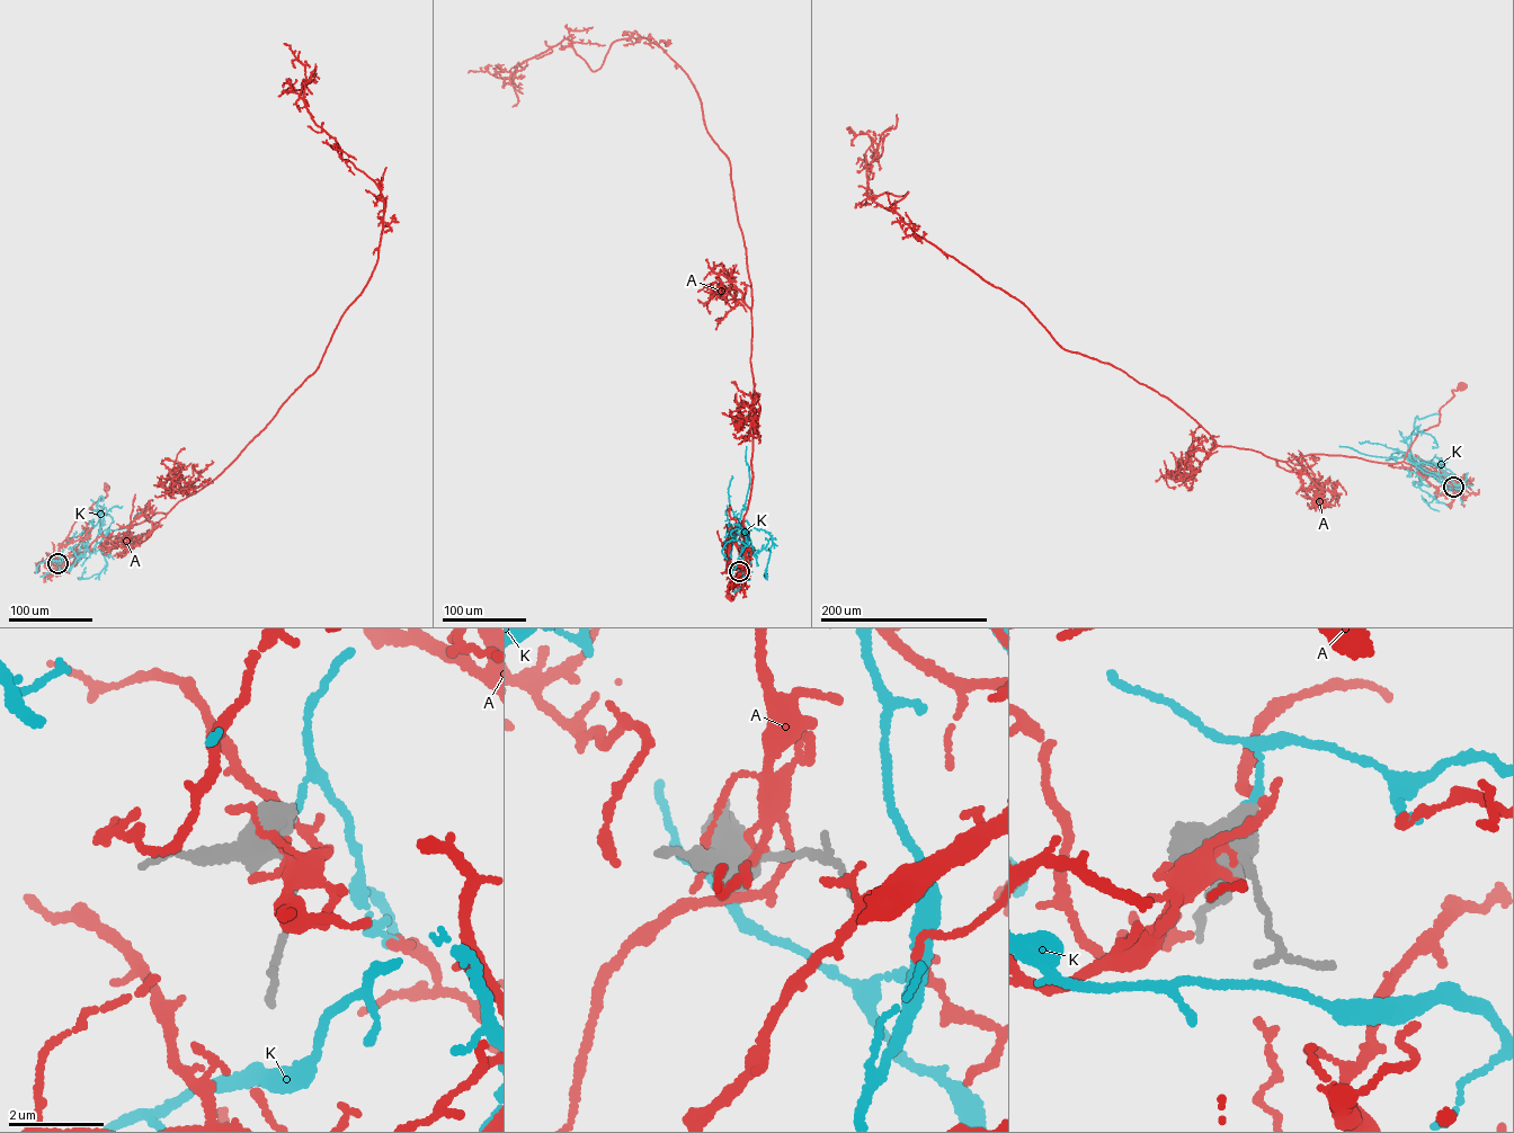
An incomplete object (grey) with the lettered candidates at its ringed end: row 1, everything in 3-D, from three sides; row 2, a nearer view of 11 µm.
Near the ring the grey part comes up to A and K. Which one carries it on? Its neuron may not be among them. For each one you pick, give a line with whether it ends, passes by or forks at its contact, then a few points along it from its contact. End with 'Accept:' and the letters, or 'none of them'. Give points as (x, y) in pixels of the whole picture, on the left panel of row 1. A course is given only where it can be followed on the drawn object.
Accept: none of them

